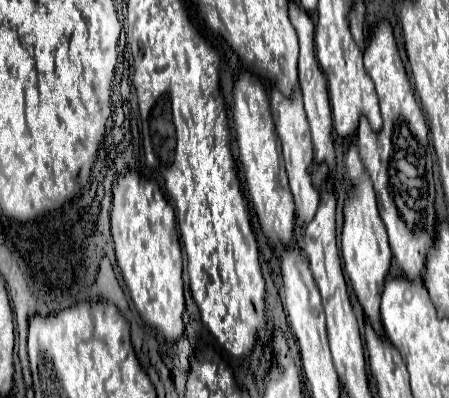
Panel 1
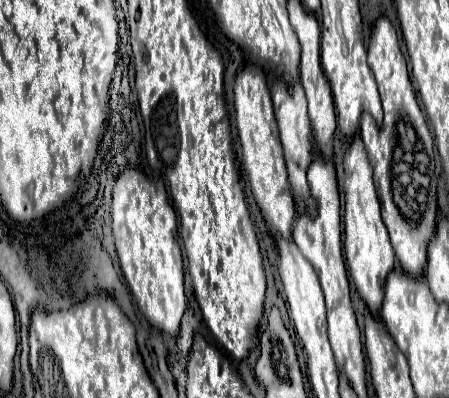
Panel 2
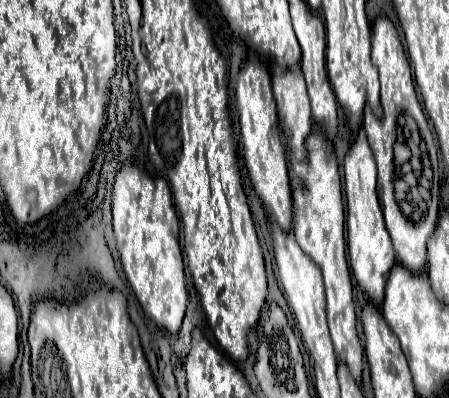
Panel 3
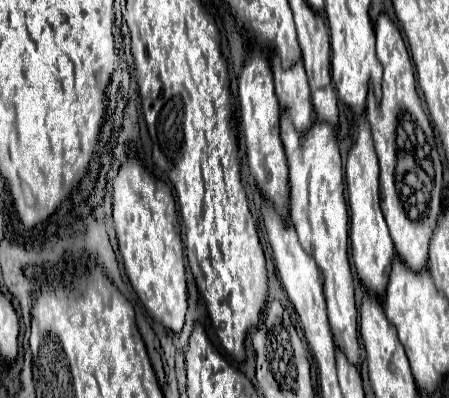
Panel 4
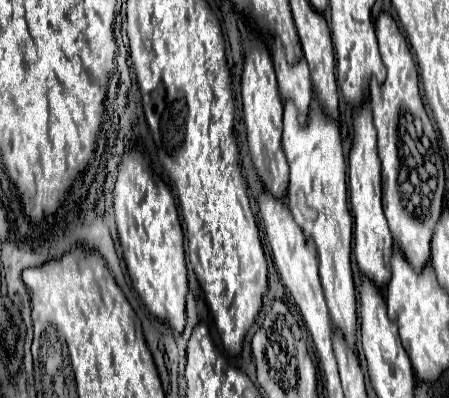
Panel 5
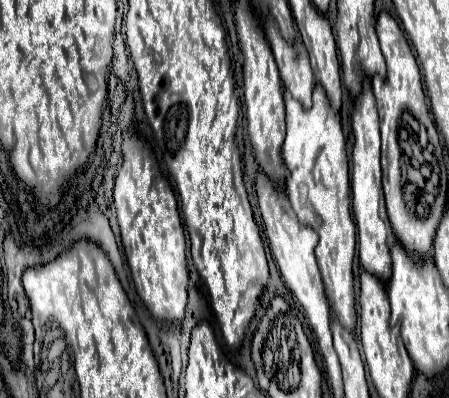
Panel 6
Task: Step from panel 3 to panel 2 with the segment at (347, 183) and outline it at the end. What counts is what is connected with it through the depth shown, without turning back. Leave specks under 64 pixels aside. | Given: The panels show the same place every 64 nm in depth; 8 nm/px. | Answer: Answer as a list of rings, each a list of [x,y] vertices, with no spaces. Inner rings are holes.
[[[356,136],[344,156],[344,194],[346,194],[346,208],[344,208],[344,258],[350,278],[356,284],[358,294],[366,302],[372,316],[380,312],[380,300],[384,298],[384,280],[388,272],[394,268],[394,252],[390,246],[388,230],[384,228],[380,216],[380,202],[376,196],[374,180],[372,180],[372,166],[366,158],[366,150],[362,138]]]

